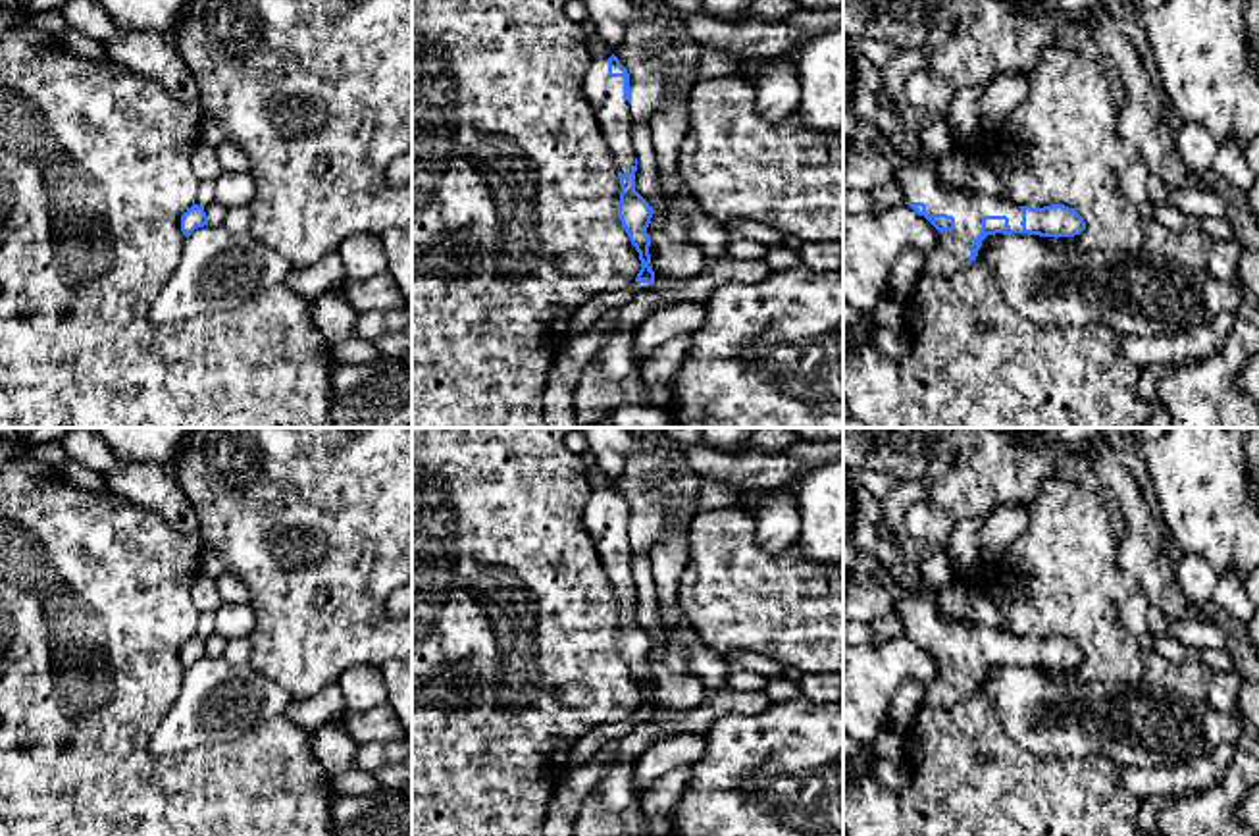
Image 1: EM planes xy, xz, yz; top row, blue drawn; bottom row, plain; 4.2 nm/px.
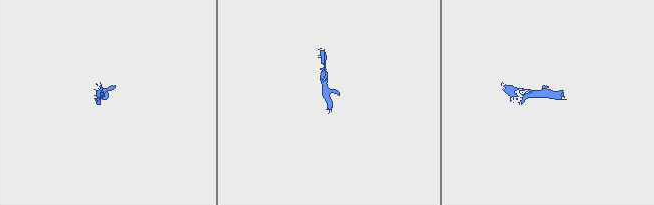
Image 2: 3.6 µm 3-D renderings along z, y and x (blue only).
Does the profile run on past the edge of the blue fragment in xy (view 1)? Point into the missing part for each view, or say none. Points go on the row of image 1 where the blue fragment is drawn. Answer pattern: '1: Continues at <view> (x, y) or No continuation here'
1: No continuation here

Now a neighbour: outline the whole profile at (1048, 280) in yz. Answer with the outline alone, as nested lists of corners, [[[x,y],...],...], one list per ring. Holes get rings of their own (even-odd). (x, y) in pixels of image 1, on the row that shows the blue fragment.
[[[995,233],[982,241],[976,260],[993,270],[1007,304],[1038,326],[1105,324],[1122,335],[1176,335],[1213,320],[1220,312],[1236,310],[1246,297],[1246,289],[1222,283],[1207,270],[1182,268],[1147,247],[1140,250],[1101,250],[1080,248],[1066,237]]]

